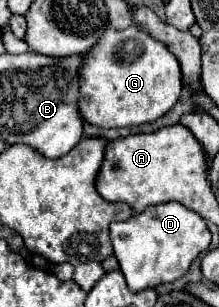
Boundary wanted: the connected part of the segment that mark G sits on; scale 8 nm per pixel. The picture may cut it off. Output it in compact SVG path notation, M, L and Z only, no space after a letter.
M129 26L125 30L113 30L109 28L105 36L97 42L95 48L89 50L89 56L85 60L87 64L81 70L81 98L79 98L79 110L85 116L85 120L99 128L127 128L127 126L139 126L147 122L155 122L163 114L167 114L175 102L181 96L183 86L183 74L177 56L159 40L149 36L139 26Z

